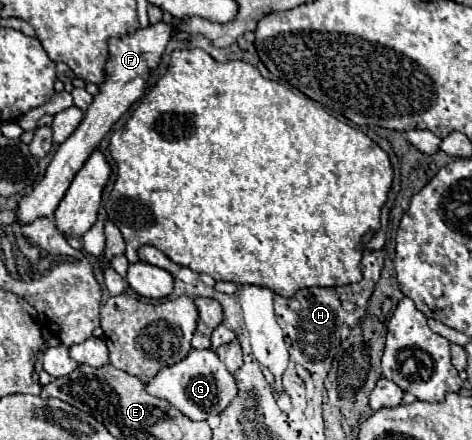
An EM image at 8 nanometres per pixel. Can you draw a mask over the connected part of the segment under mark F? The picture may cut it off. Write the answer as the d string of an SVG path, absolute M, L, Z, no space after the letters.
M160 21L156 25L150 25L148 29L138 29L134 35L130 35L126 39L110 39L110 61L106 65L108 77L100 85L100 93L94 97L94 103L90 105L90 109L84 115L78 129L58 147L58 151L56 151L54 159L50 161L42 181L32 189L30 195L24 195L18 201L16 221L20 225L28 225L38 217L52 217L54 215L54 211L56 211L58 203L62 201L64 193L68 191L74 175L82 169L82 165L92 155L92 151L98 147L102 137L112 129L112 125L120 119L120 115L124 111L128 111L128 107L132 103L136 103L140 99L140 95L144 93L144 87L148 85L148 75L152 73L154 67L158 67L160 55L166 49L168 37L174 31L176 31L174 27Z

